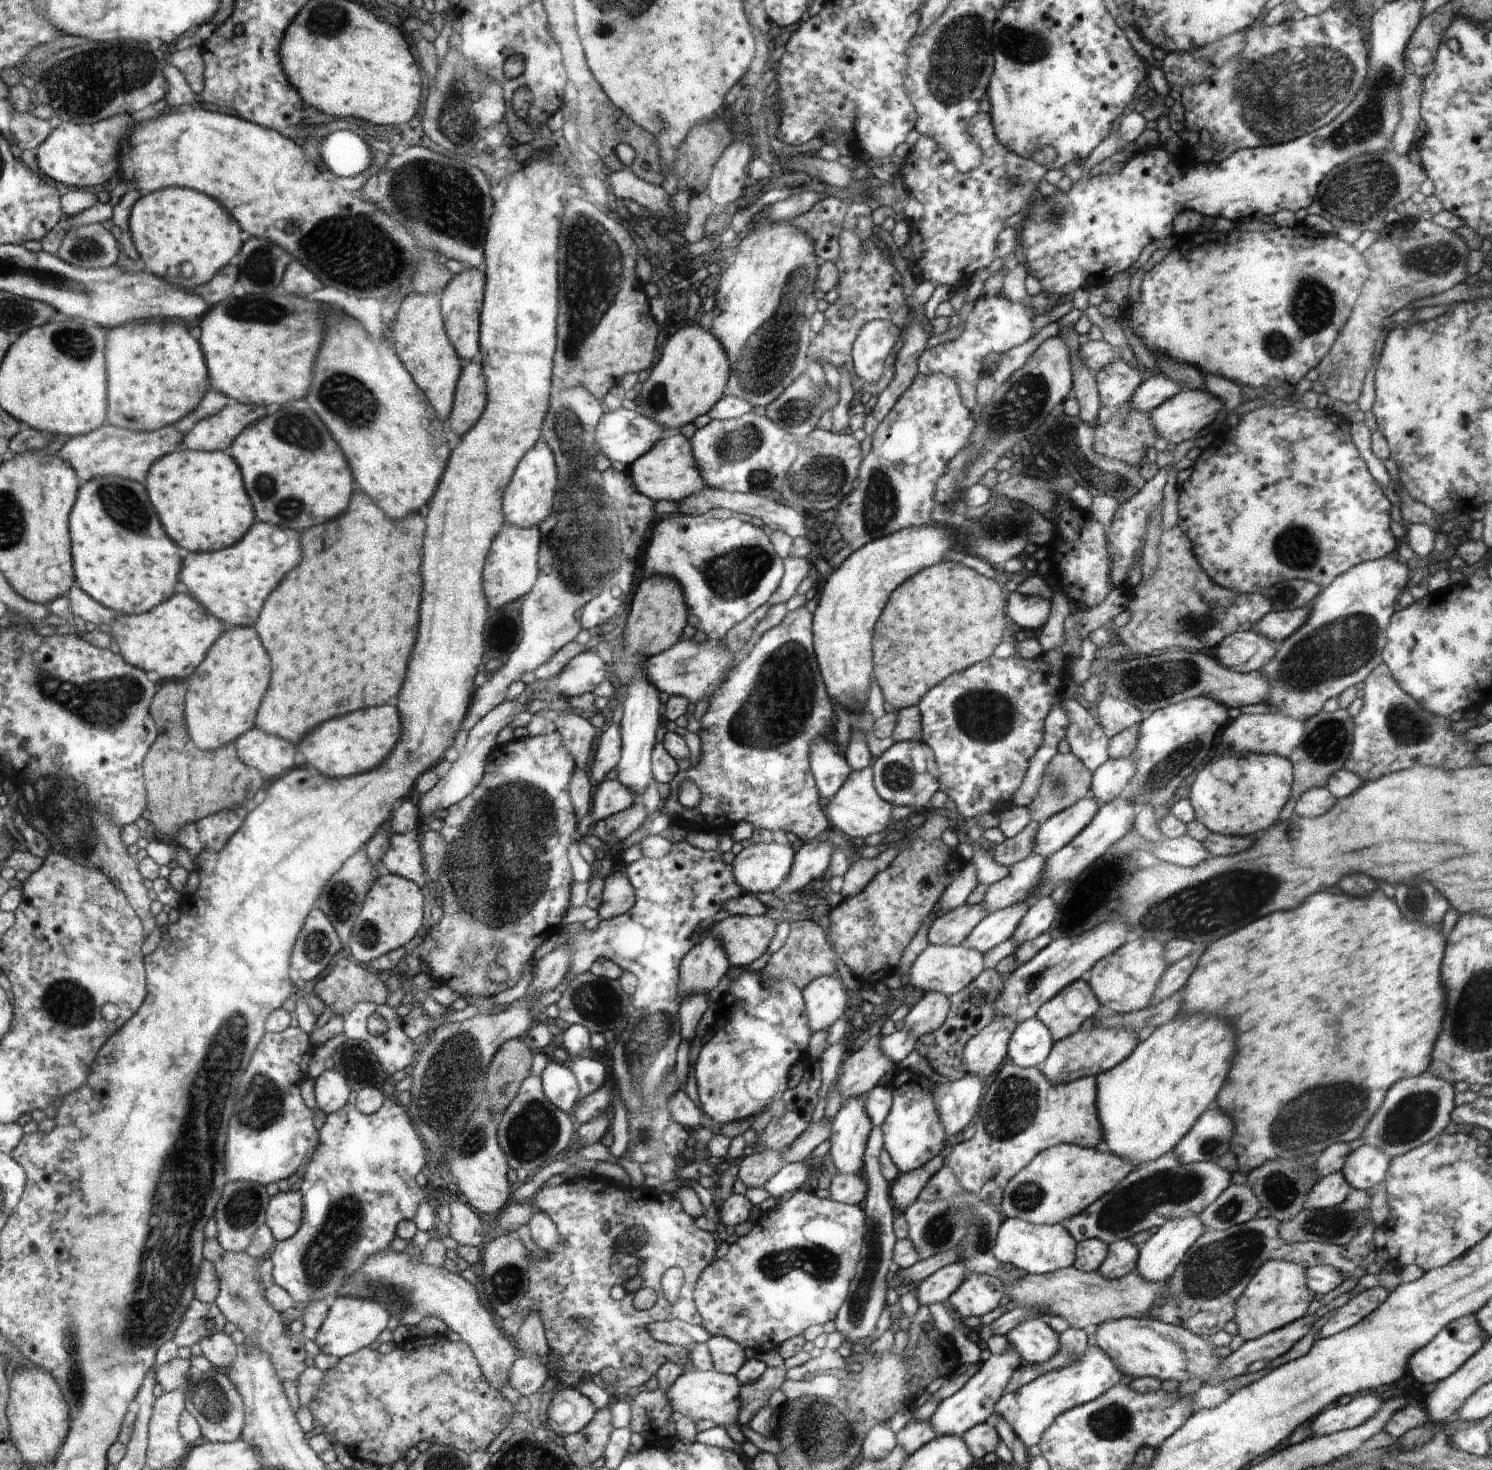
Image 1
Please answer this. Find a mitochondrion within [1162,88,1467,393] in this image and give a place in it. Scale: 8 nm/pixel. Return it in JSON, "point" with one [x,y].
{"point":[1355,195]}

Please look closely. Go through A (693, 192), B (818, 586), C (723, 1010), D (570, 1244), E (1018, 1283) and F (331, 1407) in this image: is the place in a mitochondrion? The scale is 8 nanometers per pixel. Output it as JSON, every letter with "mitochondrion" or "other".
{"A":"other","B":"other","C":"other","D":"other","E":"other","F":"other"}

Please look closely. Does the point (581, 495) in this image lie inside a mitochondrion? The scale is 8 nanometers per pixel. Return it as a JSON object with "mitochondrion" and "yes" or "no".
{"mitochondrion":"yes"}

